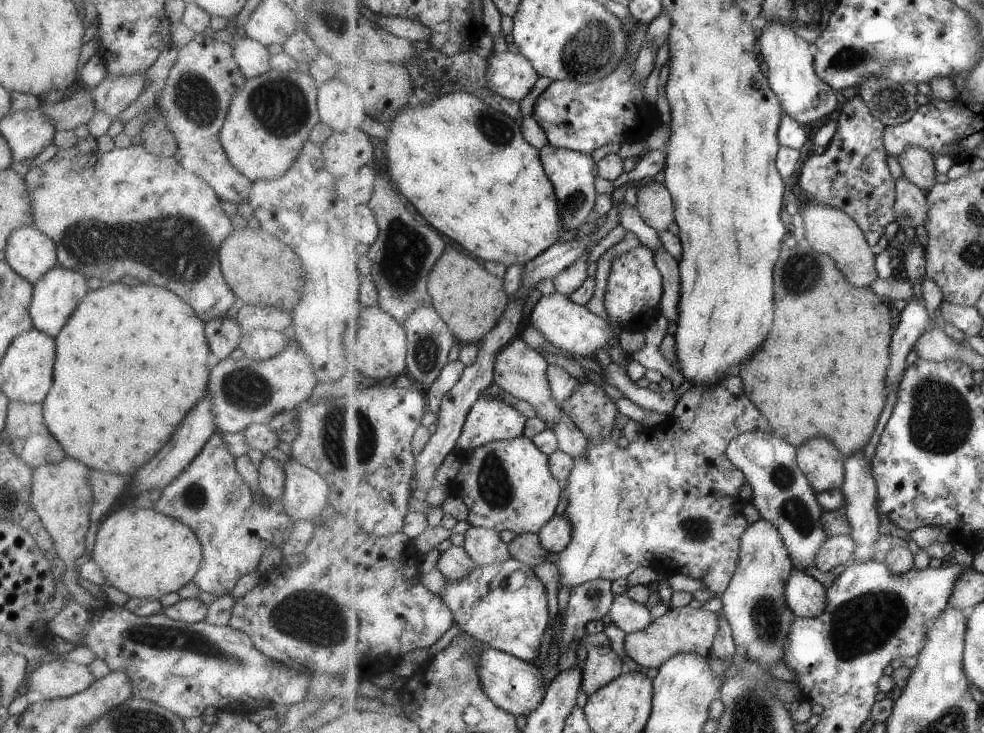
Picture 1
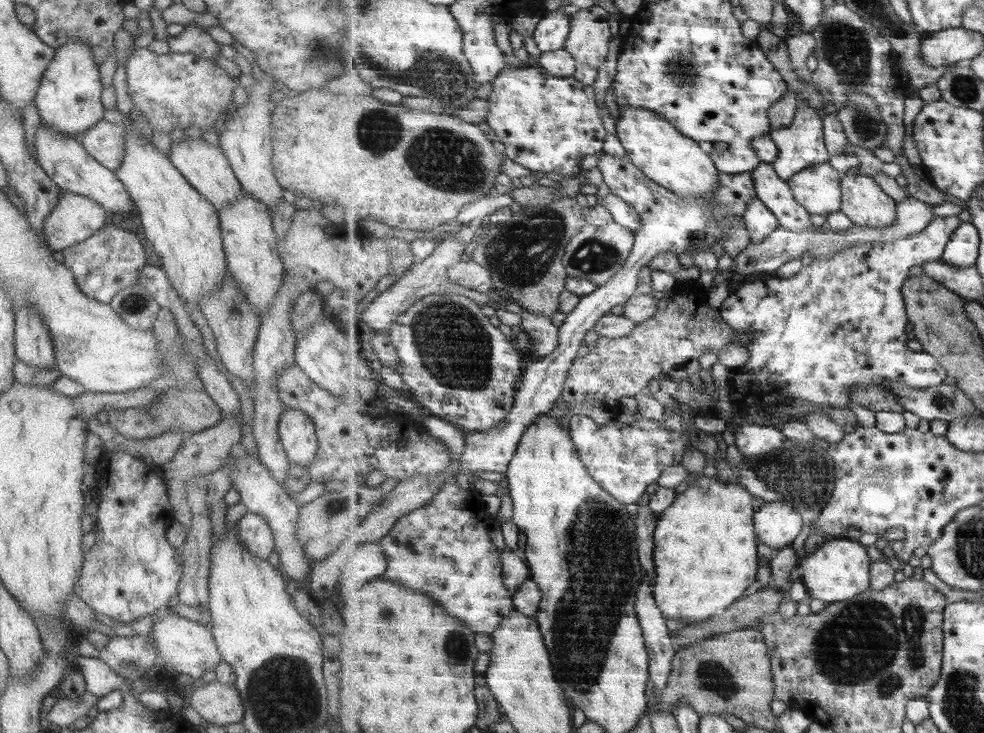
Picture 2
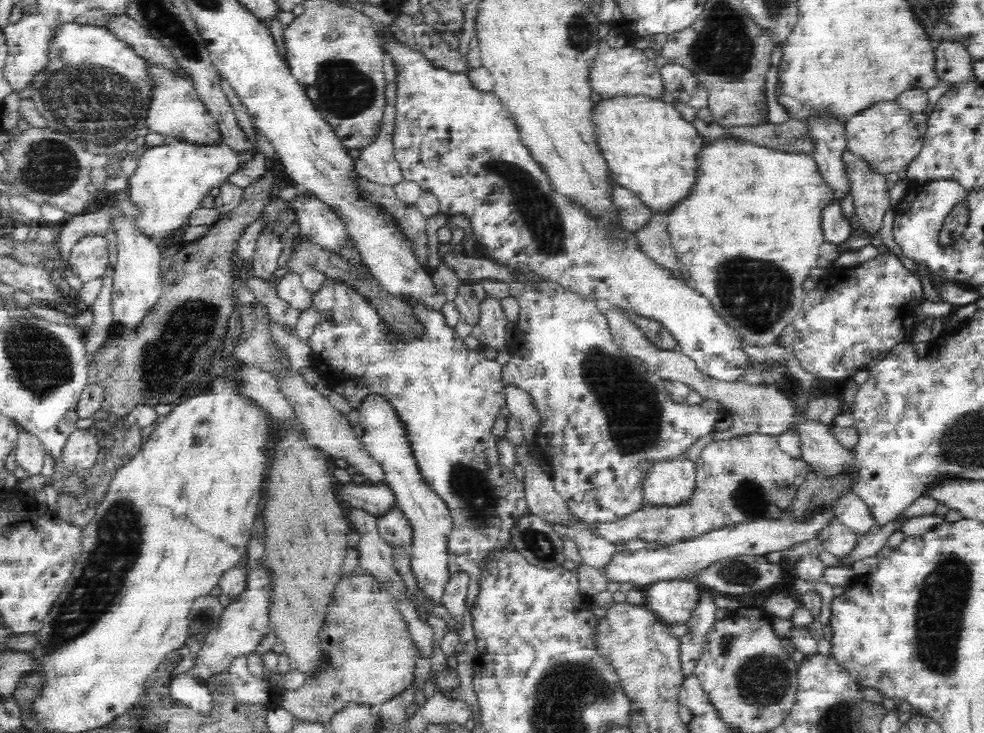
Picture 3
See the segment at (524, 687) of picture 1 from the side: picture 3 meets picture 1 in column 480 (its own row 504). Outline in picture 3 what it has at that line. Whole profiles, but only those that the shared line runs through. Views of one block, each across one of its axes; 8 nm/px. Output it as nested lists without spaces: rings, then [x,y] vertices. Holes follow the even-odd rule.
[[[680,453],[653,462],[645,472],[641,489],[646,504],[674,506],[691,497],[695,484],[695,462]]]

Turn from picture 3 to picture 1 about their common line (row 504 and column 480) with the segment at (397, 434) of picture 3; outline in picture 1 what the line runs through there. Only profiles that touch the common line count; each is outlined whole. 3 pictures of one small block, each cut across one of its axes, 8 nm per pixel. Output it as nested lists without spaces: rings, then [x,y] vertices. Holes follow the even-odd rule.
[[[481,395],[471,408],[457,450],[474,451],[491,441],[510,441],[526,431],[528,418],[501,397]]]

